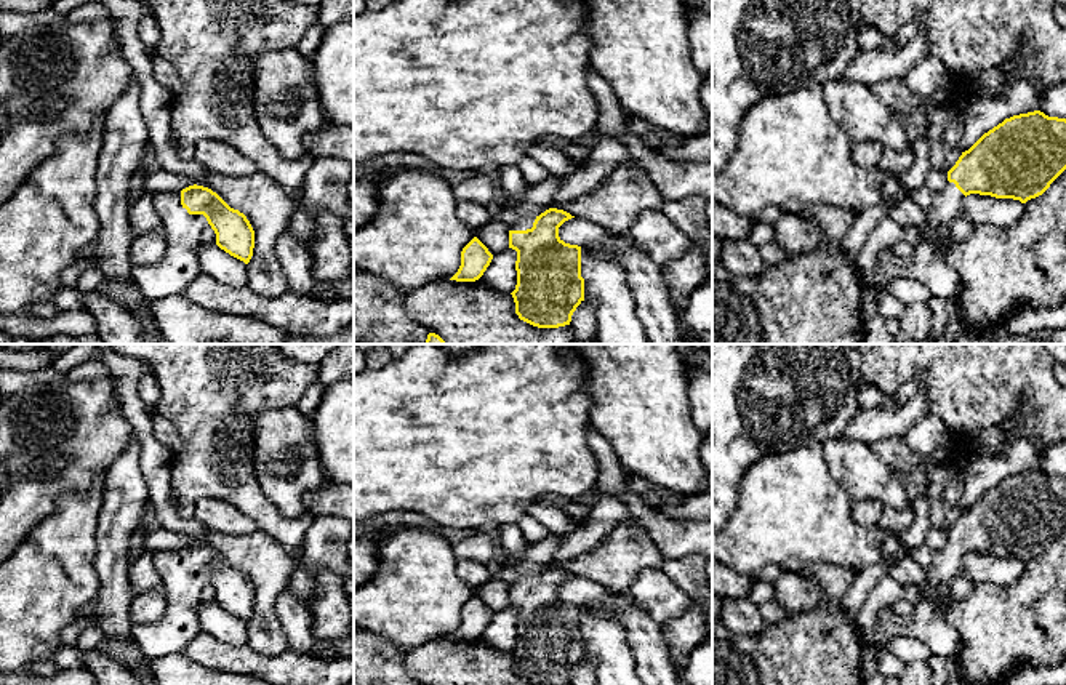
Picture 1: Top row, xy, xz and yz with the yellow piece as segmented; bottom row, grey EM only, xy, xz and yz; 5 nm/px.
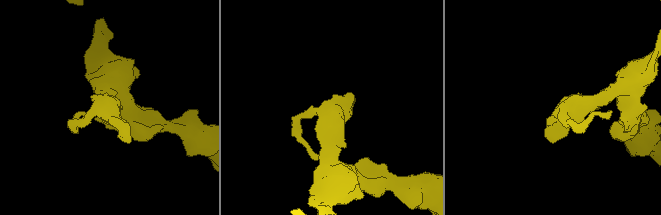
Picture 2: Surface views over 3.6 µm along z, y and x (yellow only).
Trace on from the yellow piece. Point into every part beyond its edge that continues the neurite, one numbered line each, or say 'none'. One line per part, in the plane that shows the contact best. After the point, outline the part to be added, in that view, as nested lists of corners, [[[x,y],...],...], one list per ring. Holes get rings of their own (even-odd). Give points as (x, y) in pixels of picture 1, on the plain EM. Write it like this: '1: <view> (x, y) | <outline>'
1: xy (178, 626) | [[[157,551],[154,565],[166,595],[166,611],[154,623],[133,626],[133,637],[146,658],[182,653],[198,634],[197,603],[208,579],[189,573],[181,563],[181,551]]]

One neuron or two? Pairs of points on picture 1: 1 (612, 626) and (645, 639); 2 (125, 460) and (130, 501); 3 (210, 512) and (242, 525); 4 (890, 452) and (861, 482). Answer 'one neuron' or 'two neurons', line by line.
1: two neurons
2: one neuron
3: one neuron
4: two neurons

